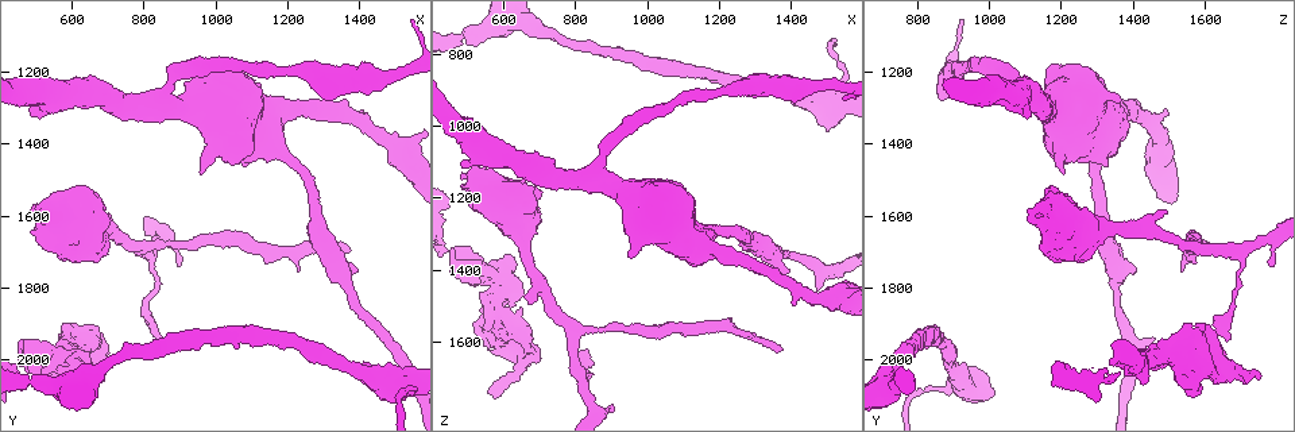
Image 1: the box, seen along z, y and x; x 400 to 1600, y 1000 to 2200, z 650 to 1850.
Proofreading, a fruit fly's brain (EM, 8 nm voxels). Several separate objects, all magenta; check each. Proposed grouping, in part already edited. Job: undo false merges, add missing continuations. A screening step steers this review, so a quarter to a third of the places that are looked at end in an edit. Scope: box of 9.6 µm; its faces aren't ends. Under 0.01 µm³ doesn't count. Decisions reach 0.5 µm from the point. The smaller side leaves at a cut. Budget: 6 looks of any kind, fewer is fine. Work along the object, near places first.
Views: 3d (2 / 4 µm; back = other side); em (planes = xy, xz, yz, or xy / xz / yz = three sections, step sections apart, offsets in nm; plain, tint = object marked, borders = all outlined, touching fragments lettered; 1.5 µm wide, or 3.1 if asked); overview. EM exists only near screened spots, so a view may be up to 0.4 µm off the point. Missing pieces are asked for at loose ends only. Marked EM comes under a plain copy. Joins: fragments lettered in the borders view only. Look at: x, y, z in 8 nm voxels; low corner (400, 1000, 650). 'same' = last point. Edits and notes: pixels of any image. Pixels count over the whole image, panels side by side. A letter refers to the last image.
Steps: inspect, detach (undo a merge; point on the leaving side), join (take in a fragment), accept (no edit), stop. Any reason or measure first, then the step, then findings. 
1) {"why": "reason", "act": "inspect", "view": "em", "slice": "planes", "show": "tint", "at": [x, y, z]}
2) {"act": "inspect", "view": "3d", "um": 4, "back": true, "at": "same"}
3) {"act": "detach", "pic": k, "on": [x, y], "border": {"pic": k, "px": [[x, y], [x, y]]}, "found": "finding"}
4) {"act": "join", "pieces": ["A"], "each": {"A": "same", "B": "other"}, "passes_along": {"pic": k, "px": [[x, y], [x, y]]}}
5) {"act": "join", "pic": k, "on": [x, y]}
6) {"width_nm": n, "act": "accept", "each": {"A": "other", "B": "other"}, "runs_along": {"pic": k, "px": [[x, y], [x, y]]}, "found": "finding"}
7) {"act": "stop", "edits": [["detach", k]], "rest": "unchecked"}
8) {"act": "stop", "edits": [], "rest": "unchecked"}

{"why": "branch stops here", "act": "inspect", "view": "em", "slice": "yz", "step": 4, "show": "tint", "at": [1510, 2100, 1010]}

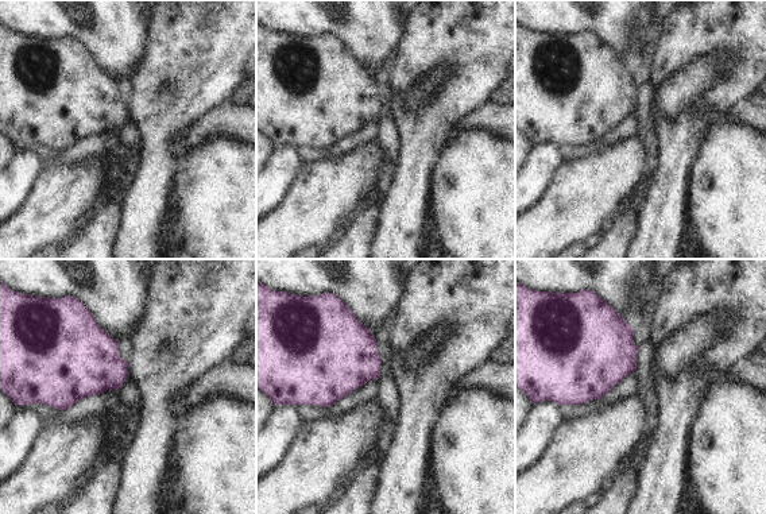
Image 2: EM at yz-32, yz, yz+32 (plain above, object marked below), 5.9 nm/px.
{"act": "inspect", "view": "em", "slice": "planes", "show": "borders", "at": "same"}

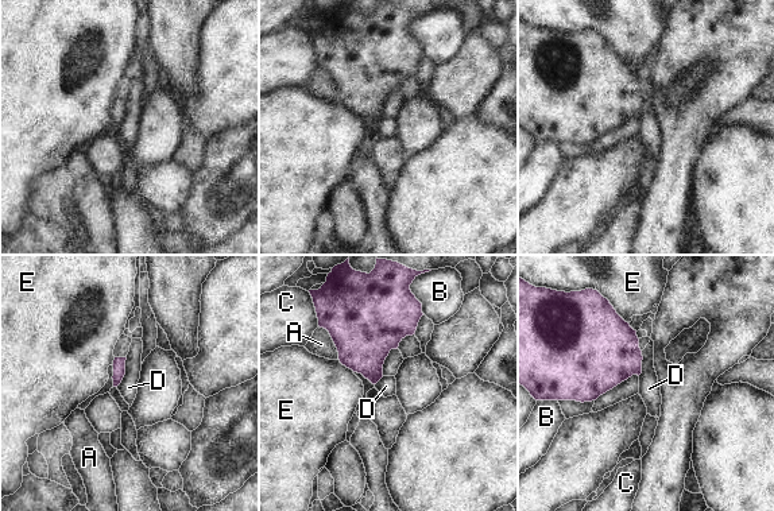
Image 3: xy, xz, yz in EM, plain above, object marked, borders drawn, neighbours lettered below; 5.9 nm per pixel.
{"act": "accept", "each": {"A": "other", "B": "other", "C": "other", "D": "other", "E": "other"}, "border": {"pic": 3, "px": [[127, 357], [124, 376], [116, 386]]}, "found": "no lettered fragment goes on from it"}

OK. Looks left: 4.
{"why": "long arm stops here", "act": "inspect", "view": "em", "slice": "planes", "show": "borders", "at": [1370, 1690, 1620]}

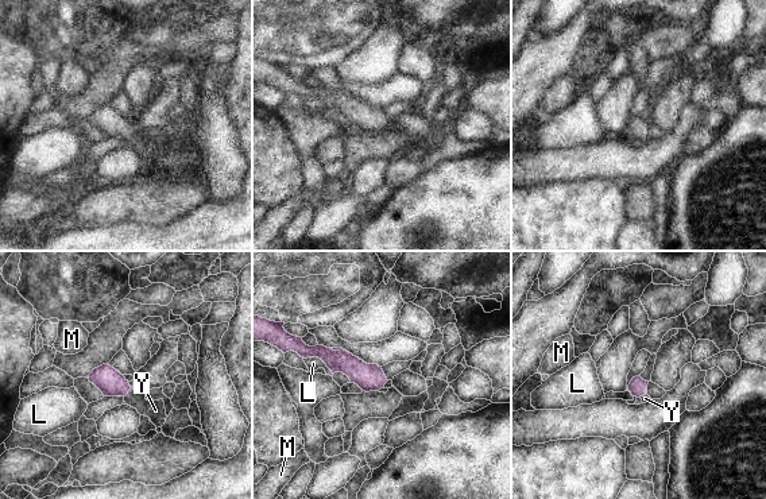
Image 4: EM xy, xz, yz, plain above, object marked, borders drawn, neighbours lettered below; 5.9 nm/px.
{"act": "join", "pieces": ["Y"], "each": {"L": "other", "M": "other", "Y": "same"}, "passes_along": {"pic": 4, "px": [[107, 379], [127, 393], [155, 410]]}, "found": "the neuron continues"}

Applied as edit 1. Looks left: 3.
{"act": "inspect", "view": "overview"}

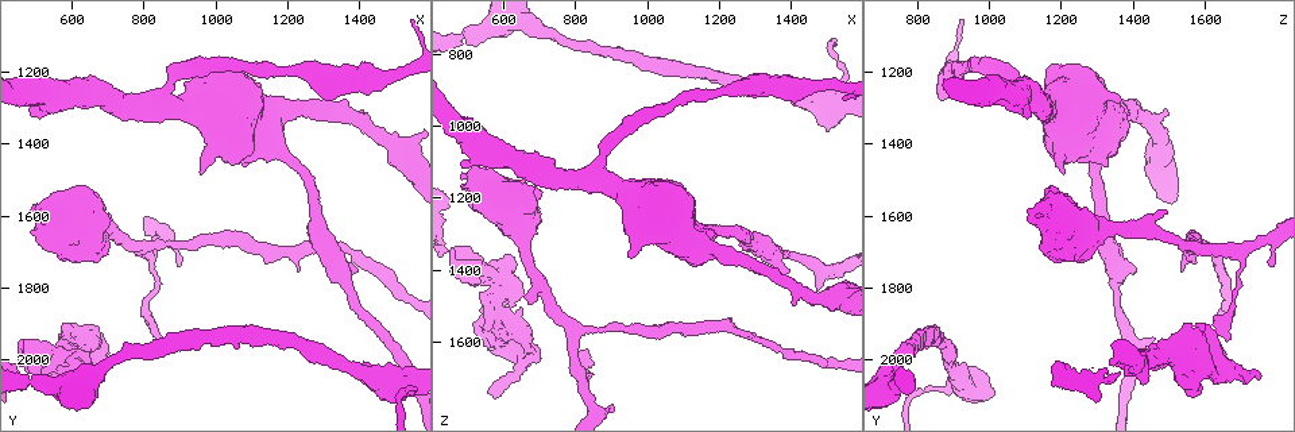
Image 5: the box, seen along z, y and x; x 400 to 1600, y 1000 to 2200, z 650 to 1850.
{"why": "abrupt turn", "act": "inspect", "view": "3d", "um": 4, "at": [580, 2000, 1440]}

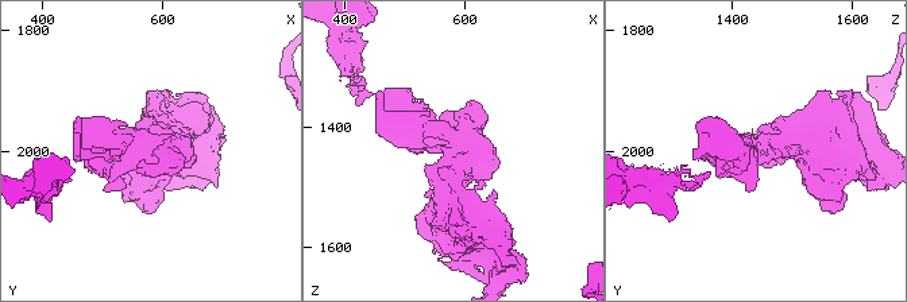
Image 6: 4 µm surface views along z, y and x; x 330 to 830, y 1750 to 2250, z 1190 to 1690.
{"why": "need the tissue", "act": "inspect", "view": "em", "slice": "yz", "step": 4, "show": "borders", "at": [580, 1990, 1435]}

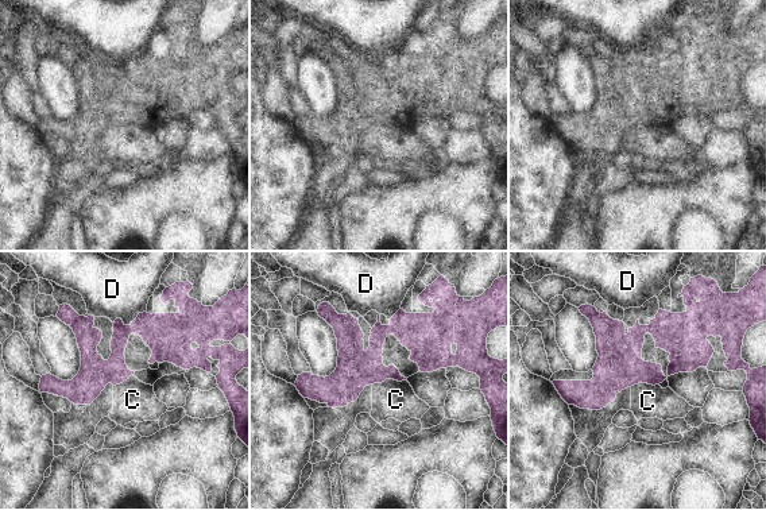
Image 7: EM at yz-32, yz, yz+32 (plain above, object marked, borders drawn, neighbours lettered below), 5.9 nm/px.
{"act": "accept", "each": {"C": "other", "D": "other"}, "border": {"pic": 7, "px": [[146, 310], [128, 324], [113, 320]]}, "found": "all the same neuron"}

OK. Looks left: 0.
{"act": "stop", "edits": [["join", 4]], "rest": "unchecked"}

